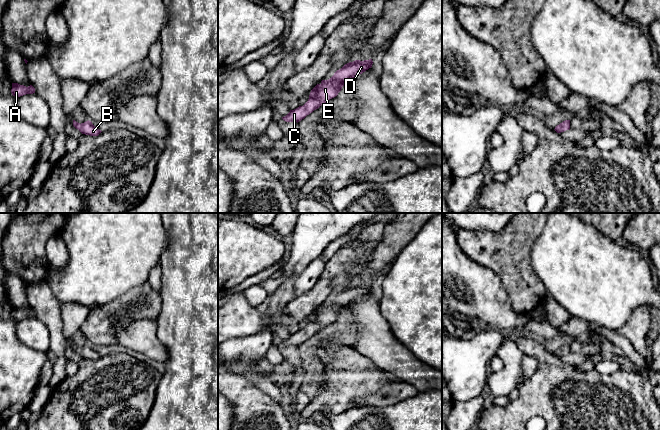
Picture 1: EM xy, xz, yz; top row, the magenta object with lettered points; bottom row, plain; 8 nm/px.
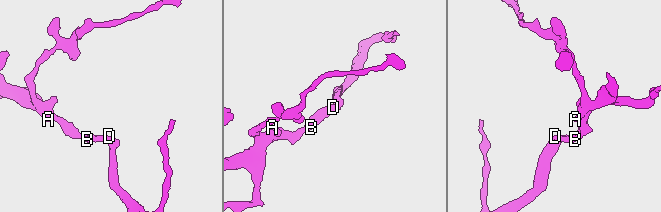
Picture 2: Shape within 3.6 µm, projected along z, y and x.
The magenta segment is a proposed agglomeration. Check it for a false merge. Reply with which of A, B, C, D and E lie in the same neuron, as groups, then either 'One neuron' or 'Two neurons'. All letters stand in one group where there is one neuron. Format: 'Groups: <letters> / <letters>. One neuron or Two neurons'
Groups: A B C D E. One neuron

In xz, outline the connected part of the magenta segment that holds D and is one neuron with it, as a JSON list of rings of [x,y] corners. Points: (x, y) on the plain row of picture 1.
[[[372,283],[364,285],[355,284],[345,288],[330,303],[322,304],[320,308],[317,308],[311,314],[309,323],[303,330],[290,334],[282,343],[286,346],[298,347],[322,328],[336,321],[346,307],[371,292],[372,288]]]

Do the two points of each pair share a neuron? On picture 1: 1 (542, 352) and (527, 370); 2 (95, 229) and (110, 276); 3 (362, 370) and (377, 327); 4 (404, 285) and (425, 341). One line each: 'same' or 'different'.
1: different
2: same
3: different
4: same

